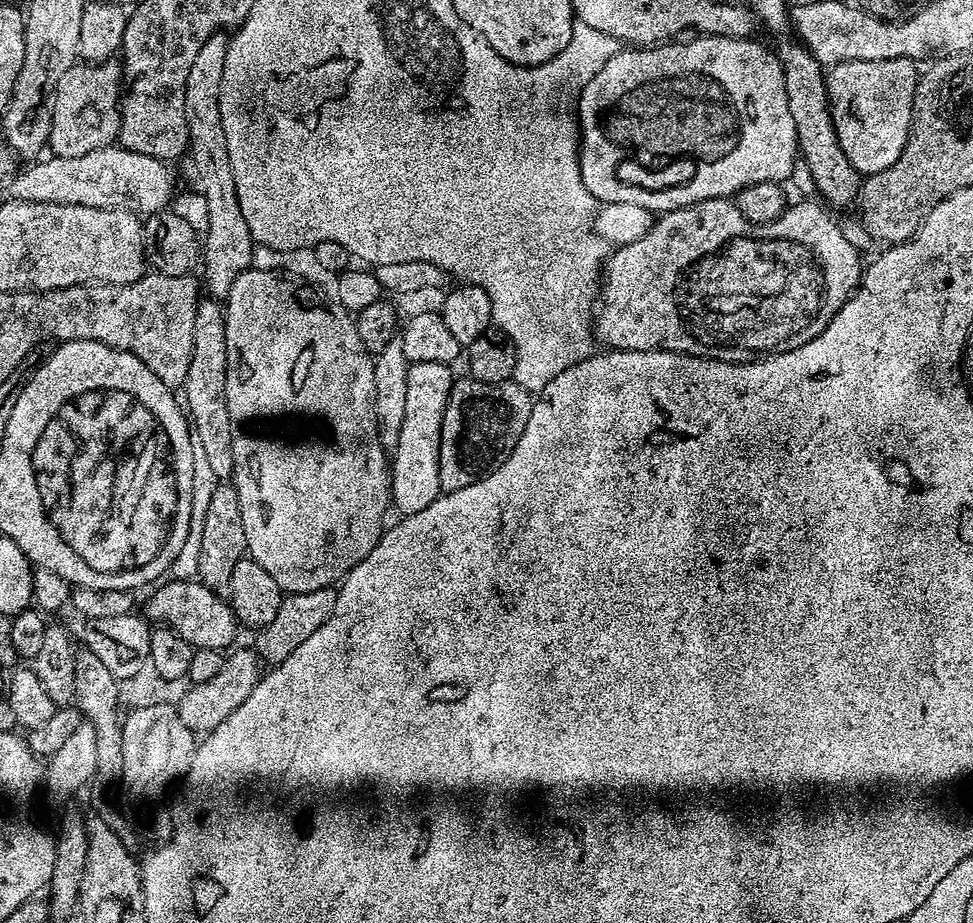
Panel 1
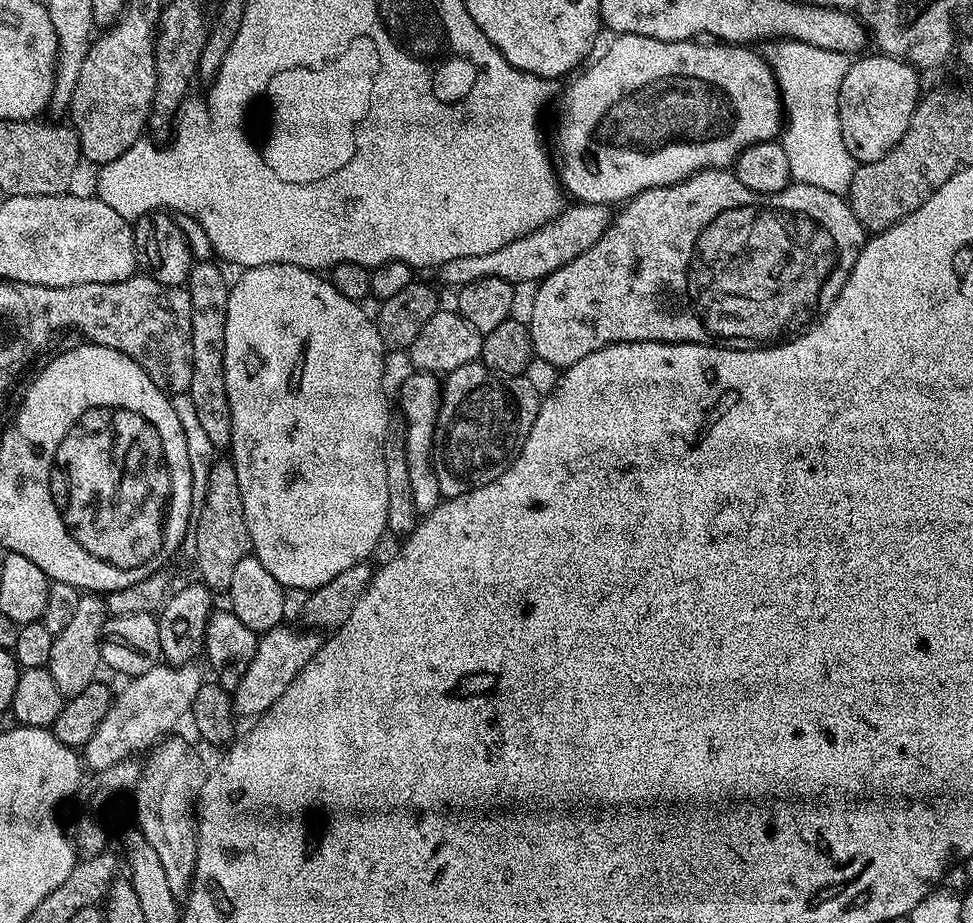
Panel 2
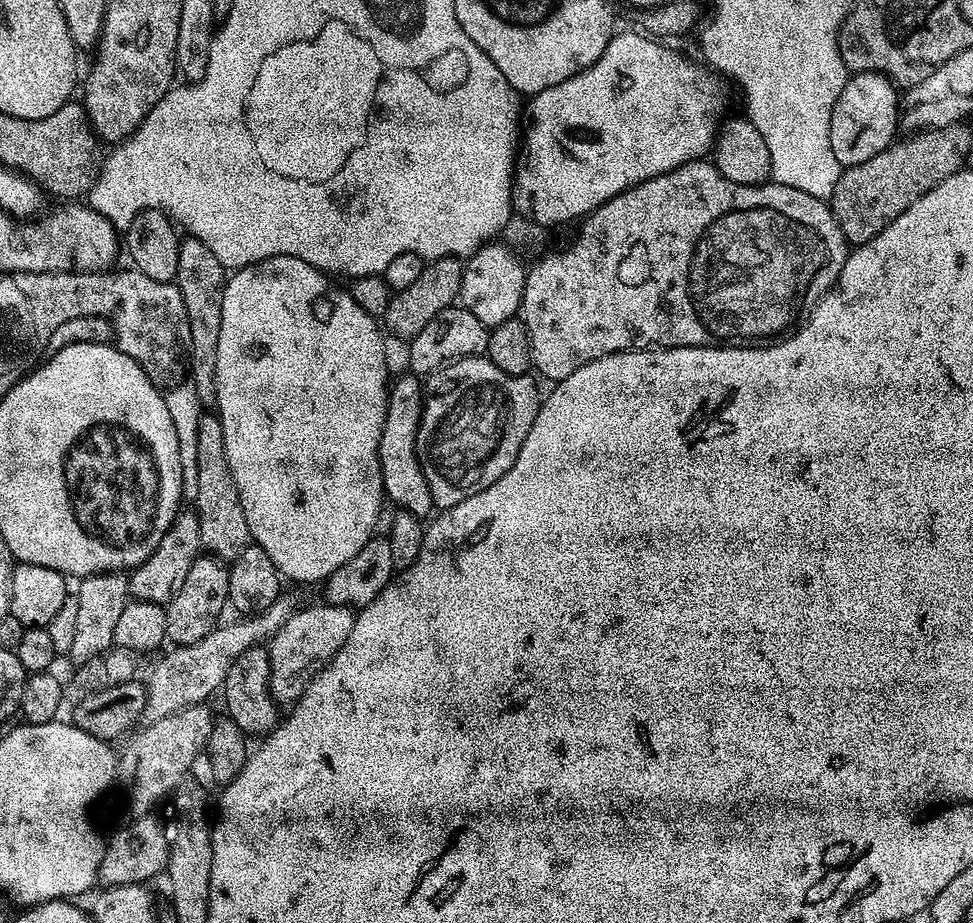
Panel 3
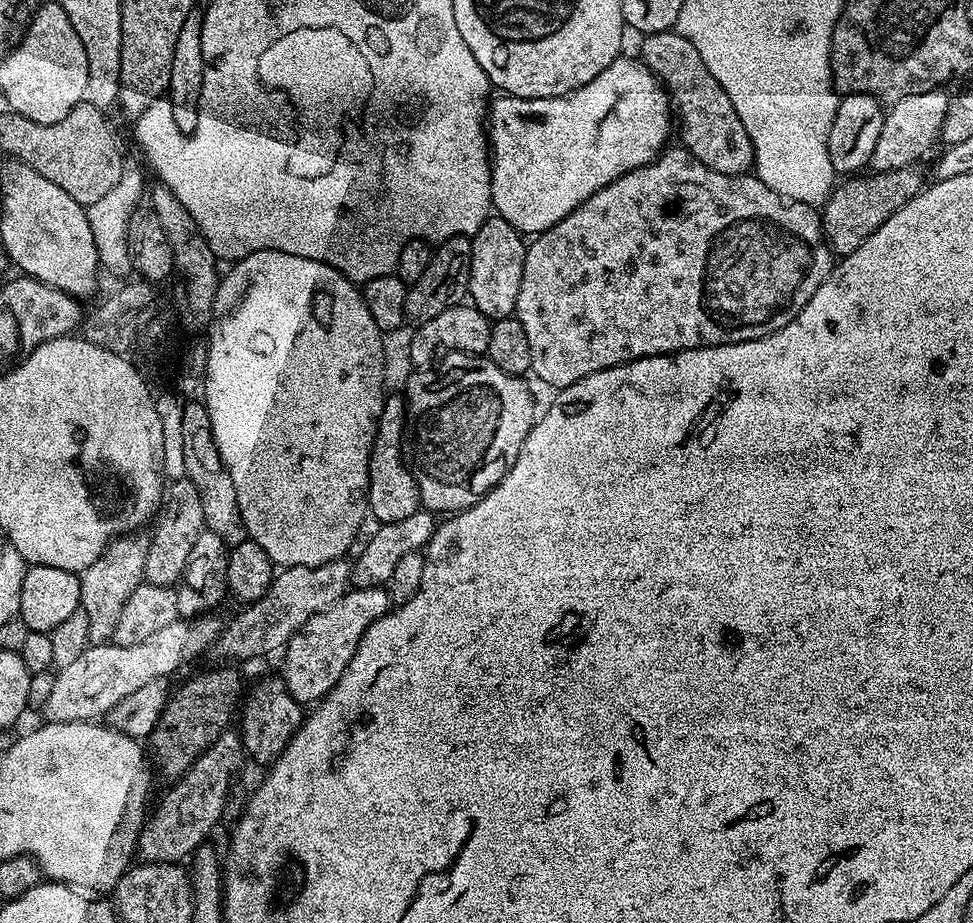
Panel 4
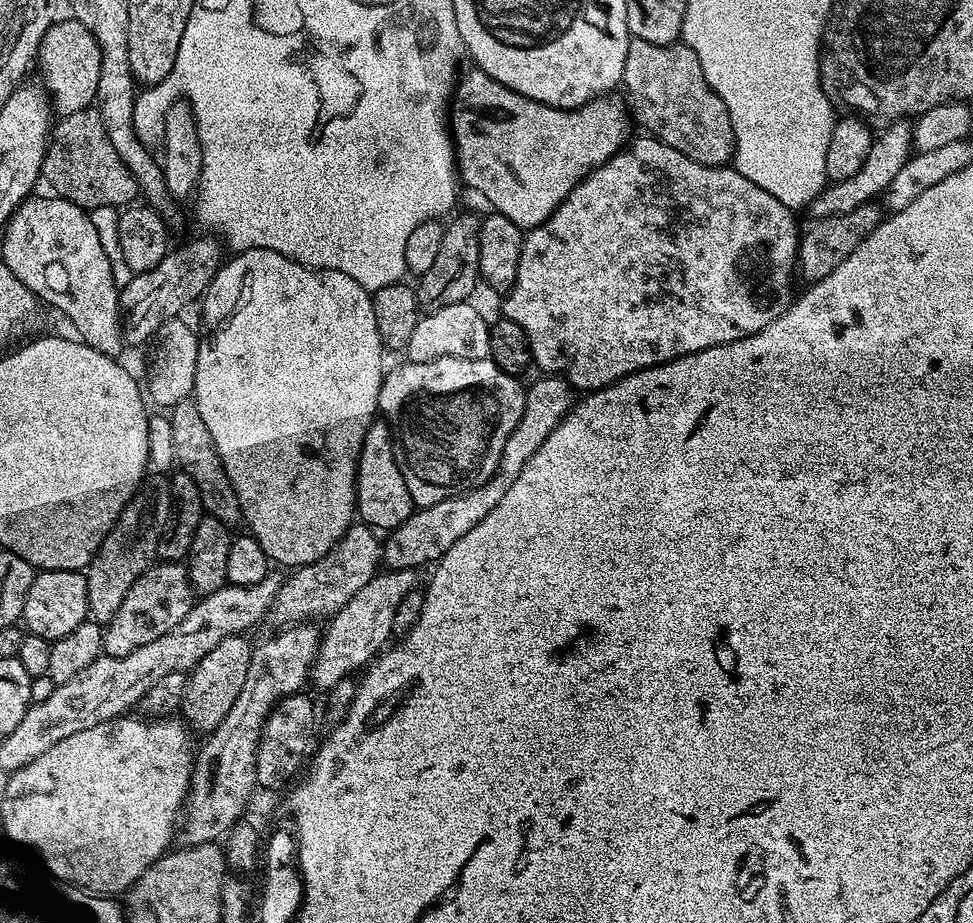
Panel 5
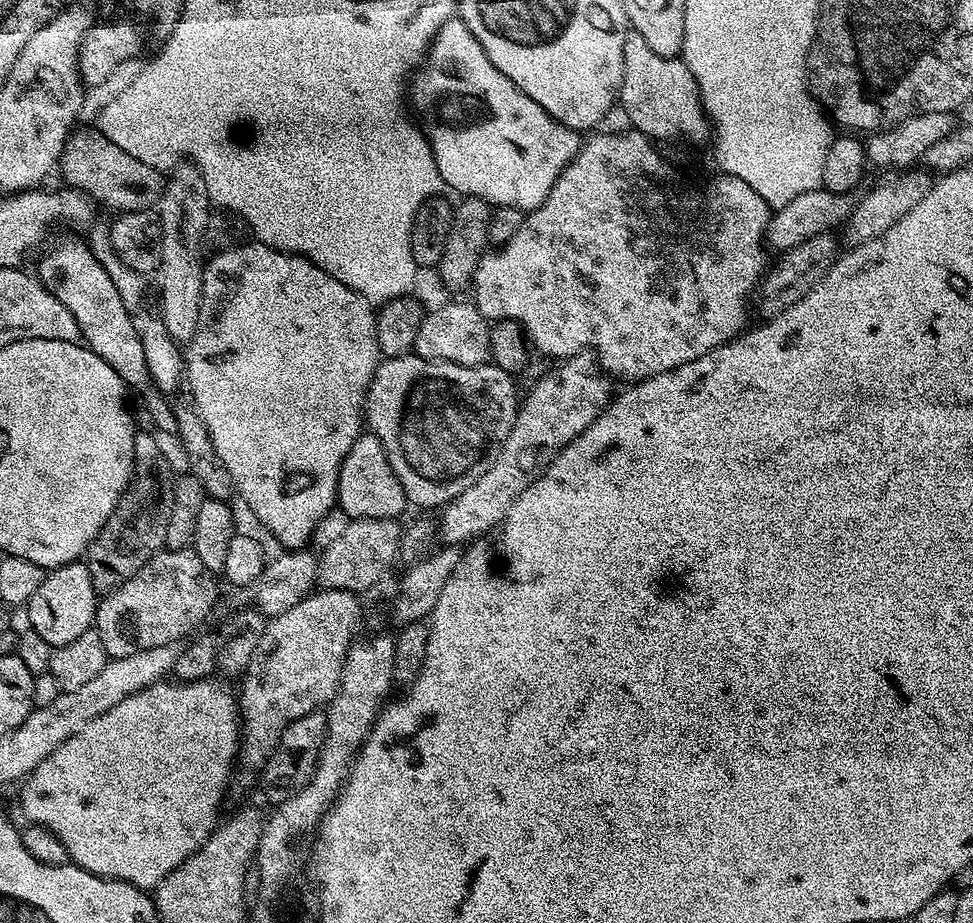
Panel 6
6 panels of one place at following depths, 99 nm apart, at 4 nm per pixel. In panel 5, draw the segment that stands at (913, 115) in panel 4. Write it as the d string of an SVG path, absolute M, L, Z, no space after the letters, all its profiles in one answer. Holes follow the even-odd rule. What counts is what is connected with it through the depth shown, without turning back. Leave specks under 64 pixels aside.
M907 119L889 123L884 133L877 135L870 146L870 154L866 154L866 162L862 162L862 170L854 174L854 178L837 180L831 186L825 186L810 205L811 215L817 220L827 216L846 214L858 206L875 201L894 182L898 170L906 166L908 157L913 155L913 125ZM876 196L876 197L875 197Z

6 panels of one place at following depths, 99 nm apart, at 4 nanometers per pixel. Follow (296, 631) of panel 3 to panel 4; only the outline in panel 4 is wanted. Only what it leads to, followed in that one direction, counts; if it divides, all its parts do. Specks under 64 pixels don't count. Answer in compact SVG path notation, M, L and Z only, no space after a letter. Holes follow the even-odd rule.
M387 587L357 588L345 592L344 596L334 602L332 608L314 614L304 623L283 649L284 672L282 679L289 690L289 694L300 705L312 706L324 699L324 695L334 687L338 678L350 666L366 630L378 622L393 607L394 601L388 594Z

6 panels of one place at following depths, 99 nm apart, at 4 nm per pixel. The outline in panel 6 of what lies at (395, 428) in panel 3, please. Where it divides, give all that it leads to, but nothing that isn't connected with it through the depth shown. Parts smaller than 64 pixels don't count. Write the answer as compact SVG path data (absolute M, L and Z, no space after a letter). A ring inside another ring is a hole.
M365 431L356 439L354 446L350 446L350 454L346 454L338 474L336 503L339 511L348 515L349 521L374 518L396 520L403 514L404 508L409 507L406 494L402 490L402 482L398 482L398 474L394 474L386 458L386 450L374 433Z

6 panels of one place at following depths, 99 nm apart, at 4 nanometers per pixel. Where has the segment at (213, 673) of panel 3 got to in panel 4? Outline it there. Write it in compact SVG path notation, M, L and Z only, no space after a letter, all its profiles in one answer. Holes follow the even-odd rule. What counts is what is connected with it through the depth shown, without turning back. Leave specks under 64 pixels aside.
M341 558L331 560L322 566L294 566L277 571L272 577L272 587L260 600L253 600L247 605L245 612L240 612L232 620L232 625L225 627L220 633L219 640L214 645L214 652L225 656L225 661L240 662L236 660L252 660L255 656L268 656L271 652L279 653L287 645L288 639L292 637L301 626L314 614L322 610L332 608L334 602L338 602L349 591L352 584L352 564L347 559Z

